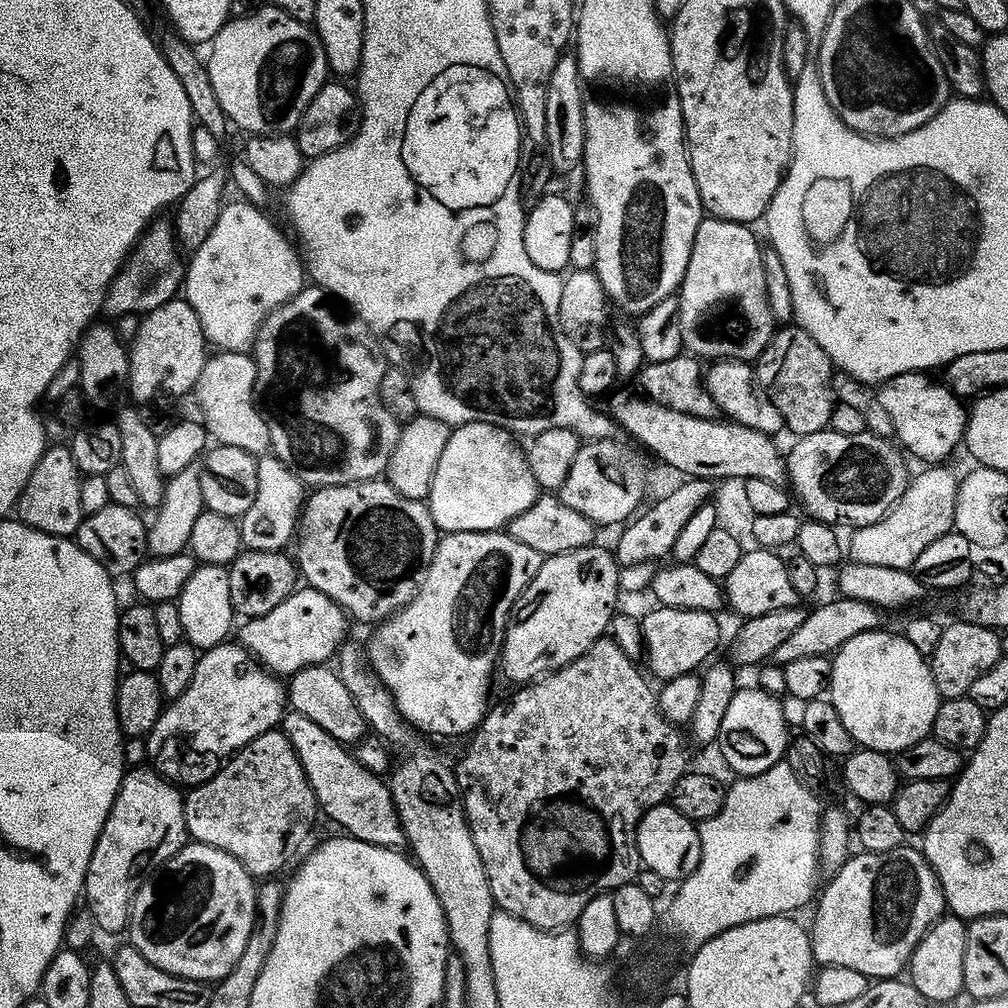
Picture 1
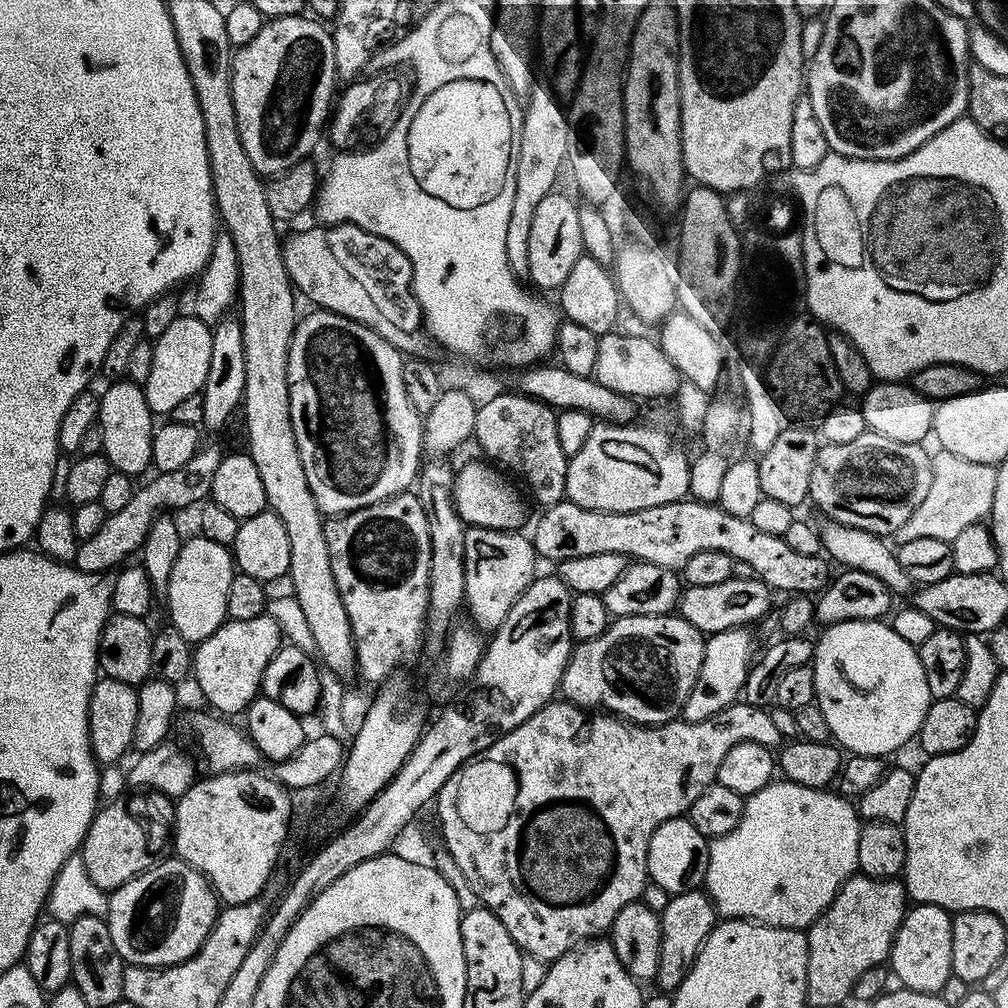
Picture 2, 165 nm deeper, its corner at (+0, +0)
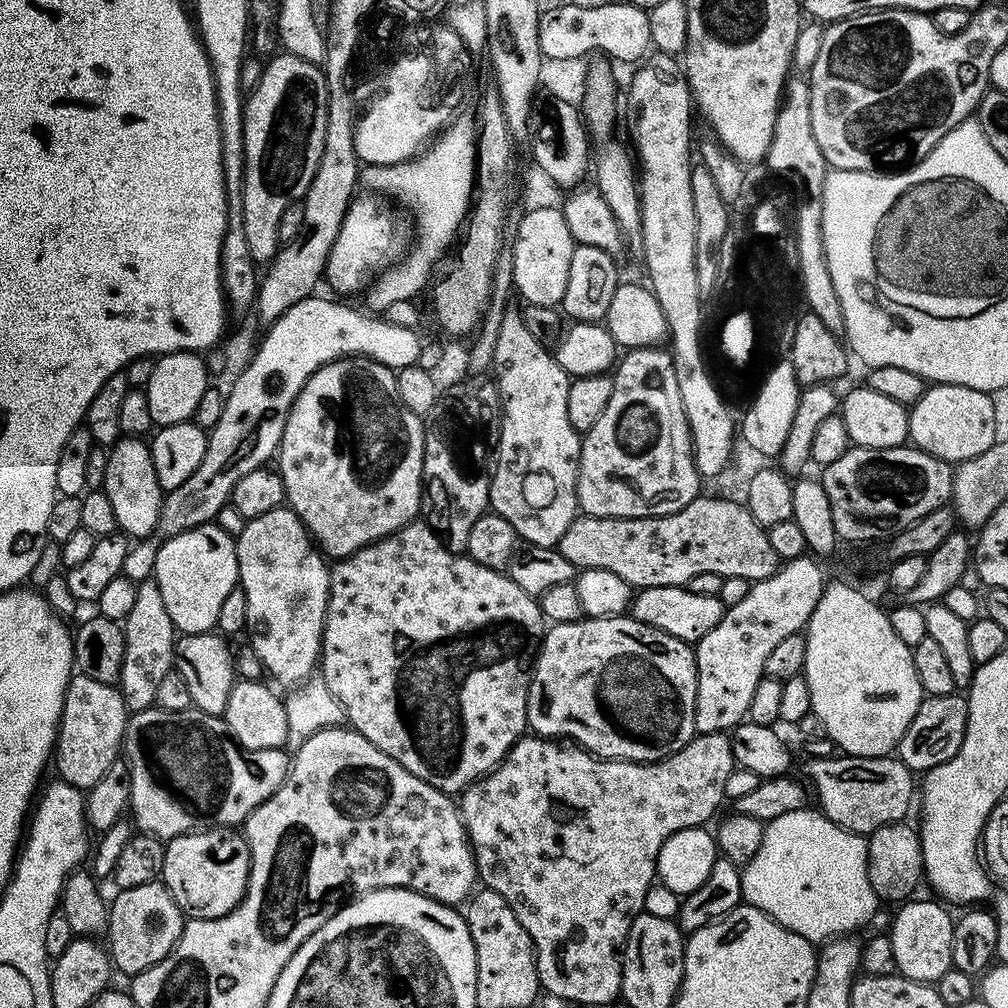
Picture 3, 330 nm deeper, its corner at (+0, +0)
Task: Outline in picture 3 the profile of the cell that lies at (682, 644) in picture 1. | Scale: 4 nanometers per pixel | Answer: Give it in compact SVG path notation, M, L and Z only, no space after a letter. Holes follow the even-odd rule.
M630 614L622 616L594 616L591 618L581 618L574 622L566 622L565 624L552 624L544 633L544 639L540 642L540 650L536 653L534 667L530 673L528 681L528 728L535 735L545 737L549 740L558 740L561 742L571 742L586 752L591 752L593 756L600 756L603 760L629 760L635 764L652 764L655 760L664 760L670 754L674 754L678 750L682 750L682 746L686 746L692 741L692 737L697 735L696 723L694 722L694 710L696 709L696 653L693 645L687 644L684 640L674 638L674 634L666 634L662 630L658 630L654 626L646 626L646 622L638 622Z

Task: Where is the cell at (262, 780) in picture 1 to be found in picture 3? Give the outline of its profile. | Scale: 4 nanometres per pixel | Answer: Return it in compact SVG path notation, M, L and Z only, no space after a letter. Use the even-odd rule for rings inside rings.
M212 827L169 839L160 876L174 902L192 920L213 920L234 911L248 889L252 855L248 842L231 827Z

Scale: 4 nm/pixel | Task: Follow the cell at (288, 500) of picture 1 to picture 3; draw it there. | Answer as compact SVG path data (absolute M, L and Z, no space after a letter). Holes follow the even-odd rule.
M281 506L248 521L246 530L235 537L240 571L239 587L246 594L247 643L263 664L263 671L272 675L284 690L292 690L317 671L324 647L324 619L328 609L329 565L304 523L287 506Z

